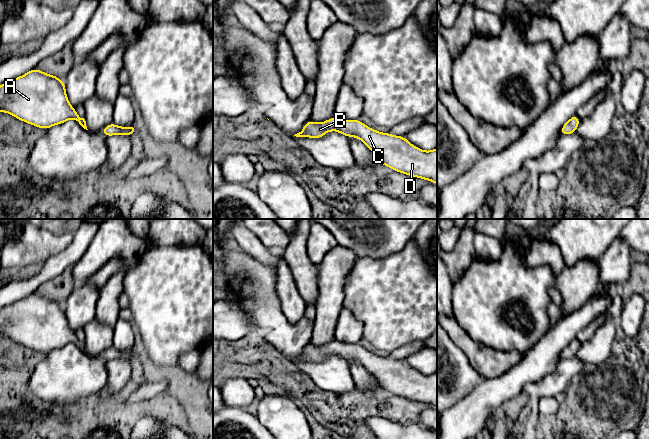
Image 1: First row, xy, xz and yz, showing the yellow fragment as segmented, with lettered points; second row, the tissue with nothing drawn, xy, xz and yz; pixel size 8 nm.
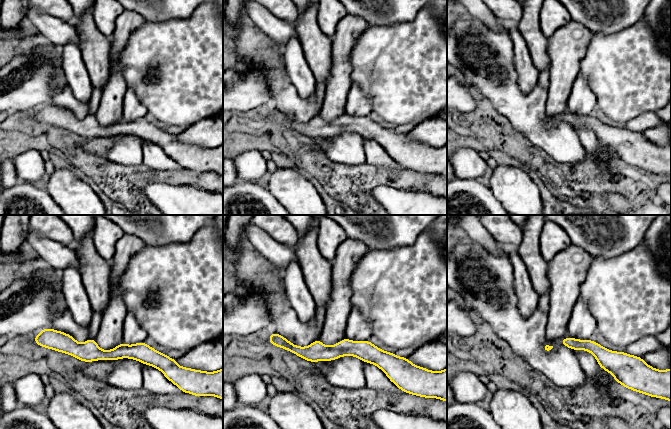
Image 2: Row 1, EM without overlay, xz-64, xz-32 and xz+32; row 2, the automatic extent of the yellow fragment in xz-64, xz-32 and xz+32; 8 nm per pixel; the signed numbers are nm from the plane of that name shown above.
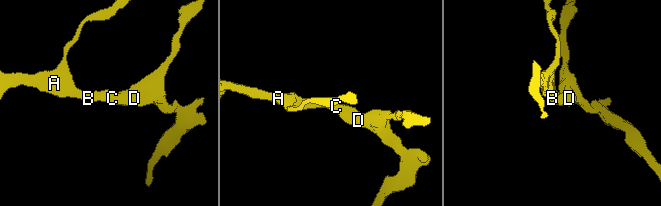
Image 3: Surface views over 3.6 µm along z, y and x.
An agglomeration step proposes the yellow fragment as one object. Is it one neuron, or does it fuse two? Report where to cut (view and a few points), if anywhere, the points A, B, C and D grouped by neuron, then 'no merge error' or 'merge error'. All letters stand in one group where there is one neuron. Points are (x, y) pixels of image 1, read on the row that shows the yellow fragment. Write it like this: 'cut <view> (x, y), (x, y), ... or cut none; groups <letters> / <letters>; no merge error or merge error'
cut none; groups A B C D; no merge error

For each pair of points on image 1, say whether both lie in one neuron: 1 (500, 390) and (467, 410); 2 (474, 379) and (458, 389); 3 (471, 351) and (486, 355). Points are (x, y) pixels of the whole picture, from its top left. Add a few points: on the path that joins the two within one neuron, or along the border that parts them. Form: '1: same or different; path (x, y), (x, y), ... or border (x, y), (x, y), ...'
1: same; path (492, 393), (475, 408)
2: same; path (470, 379), (462, 385)
3: same; path (475, 352), (482, 355)

